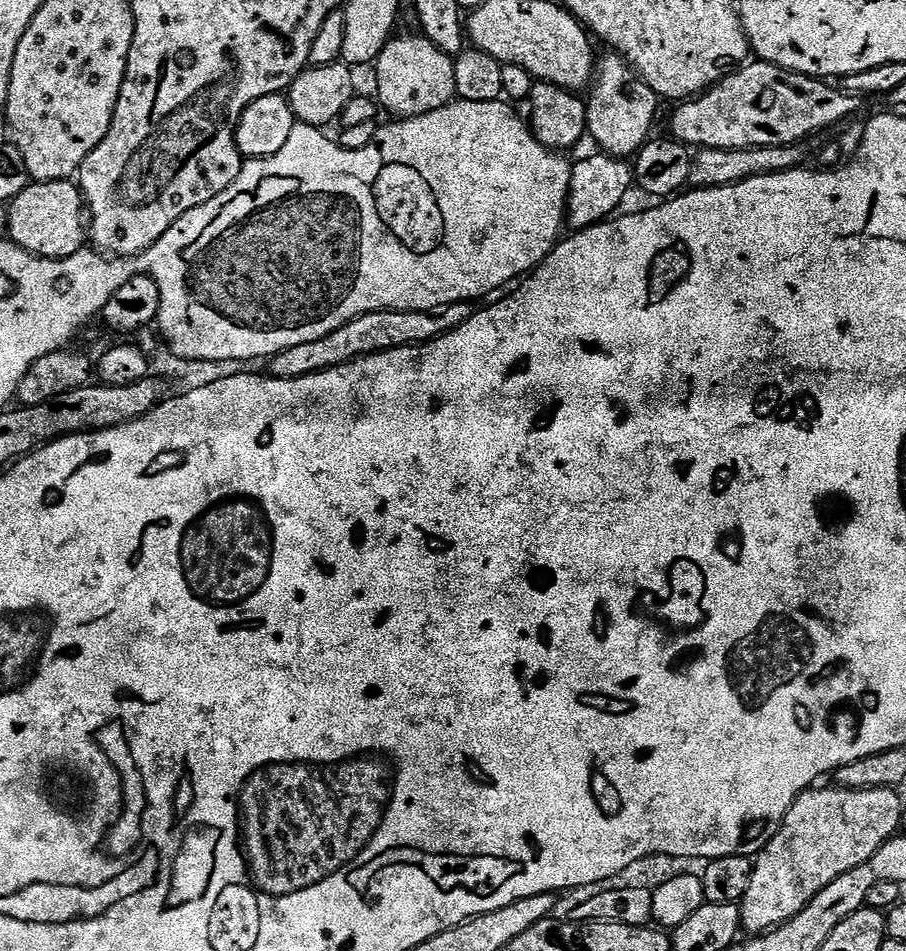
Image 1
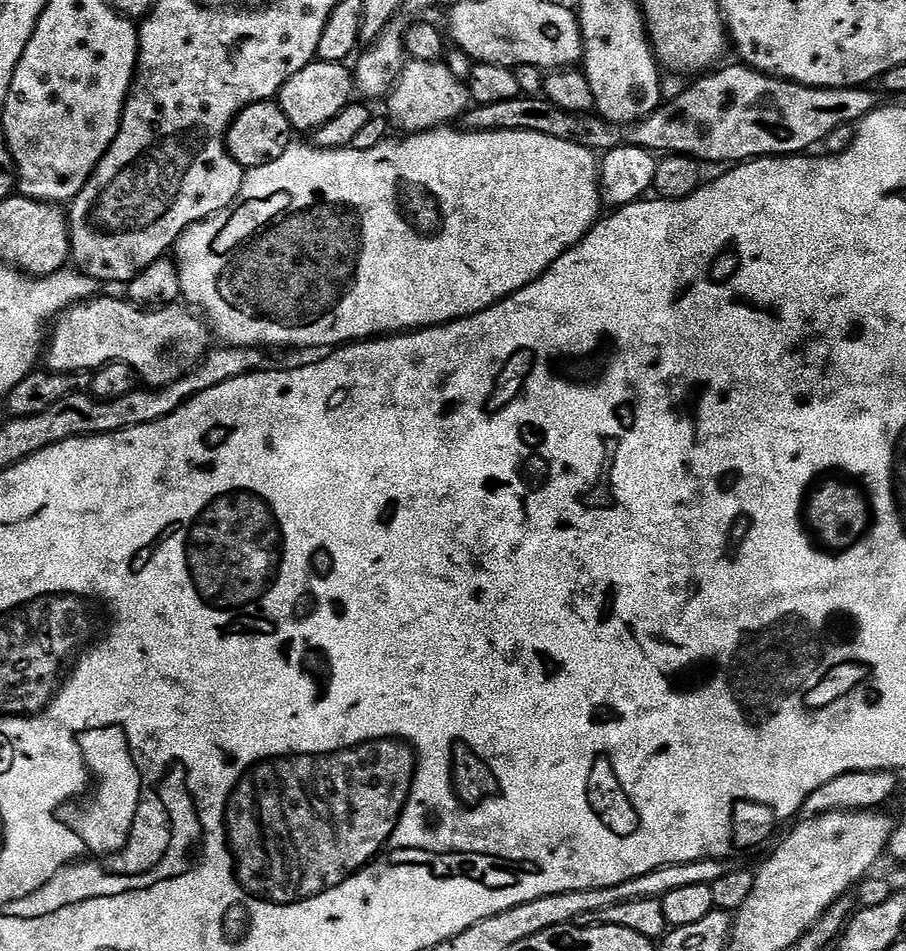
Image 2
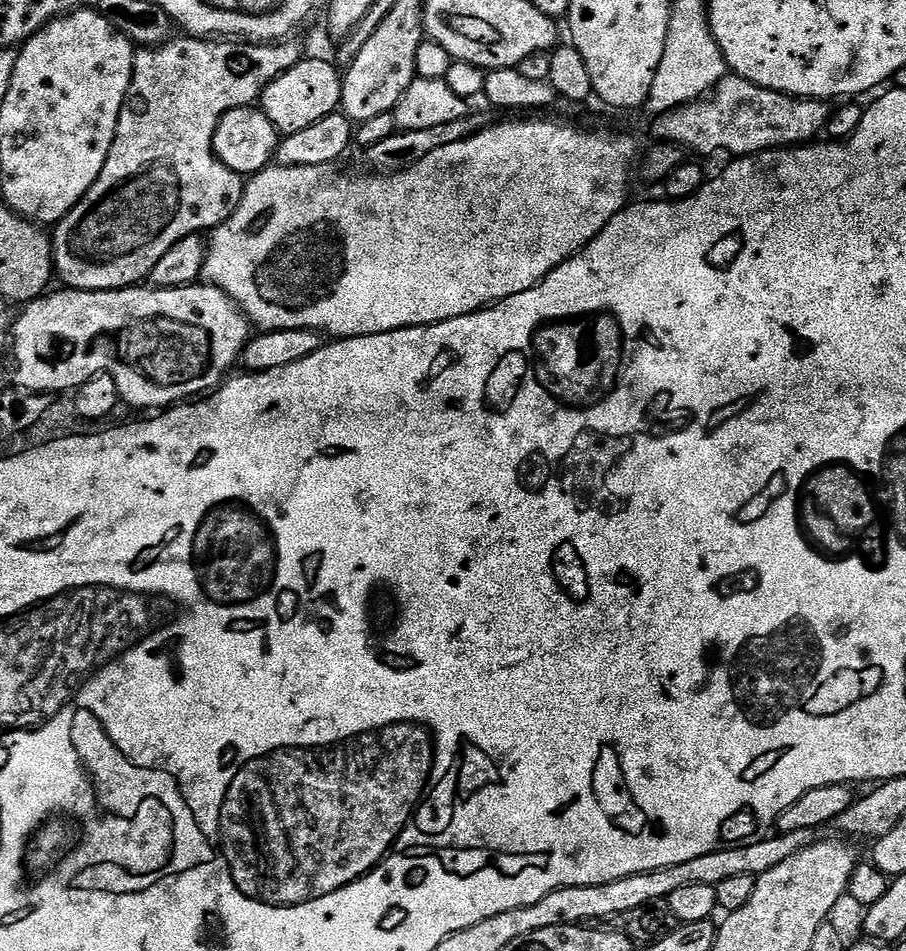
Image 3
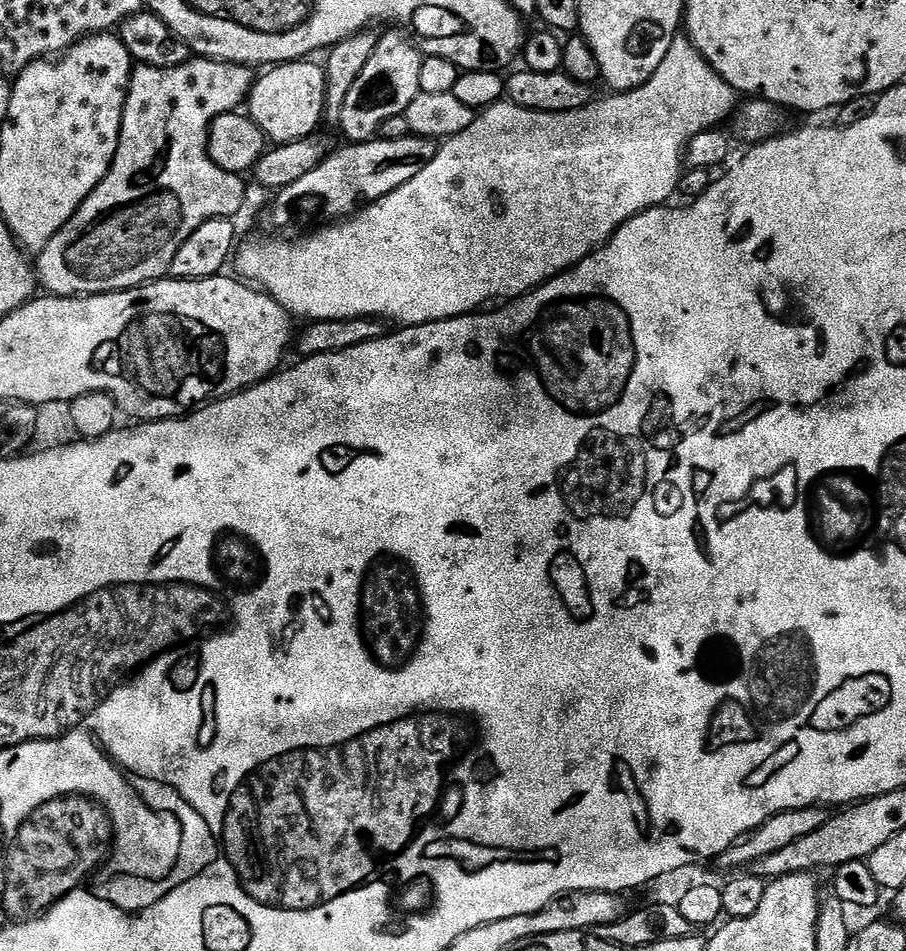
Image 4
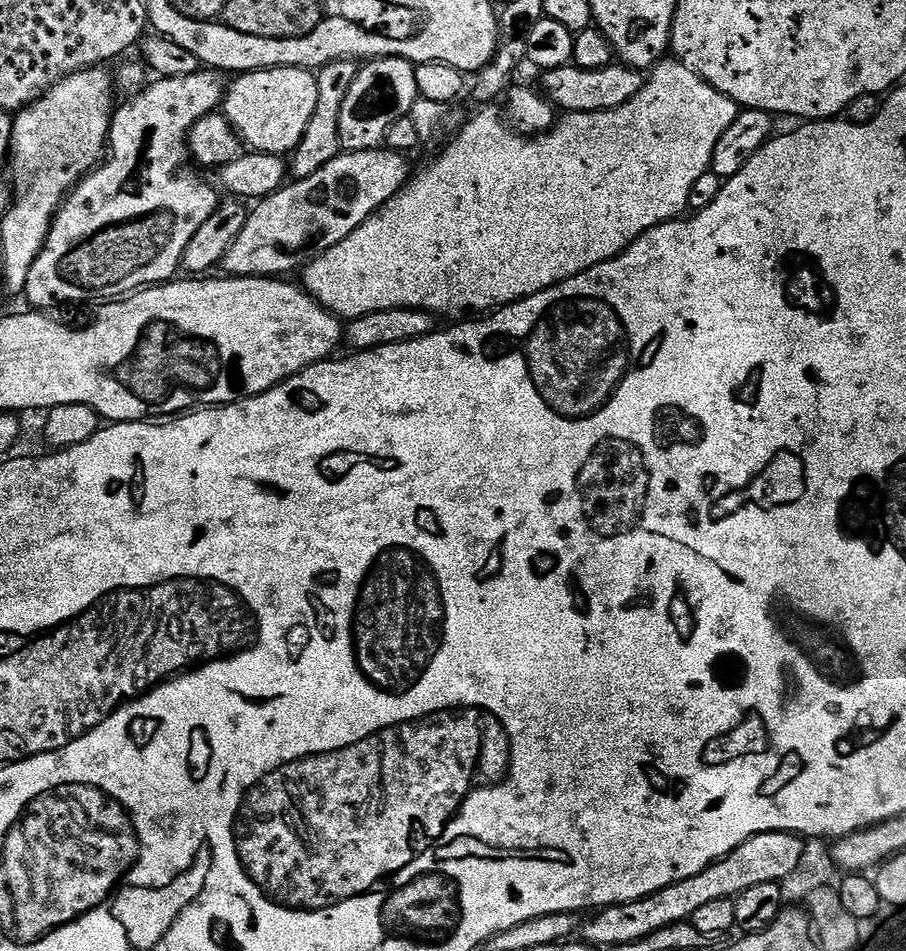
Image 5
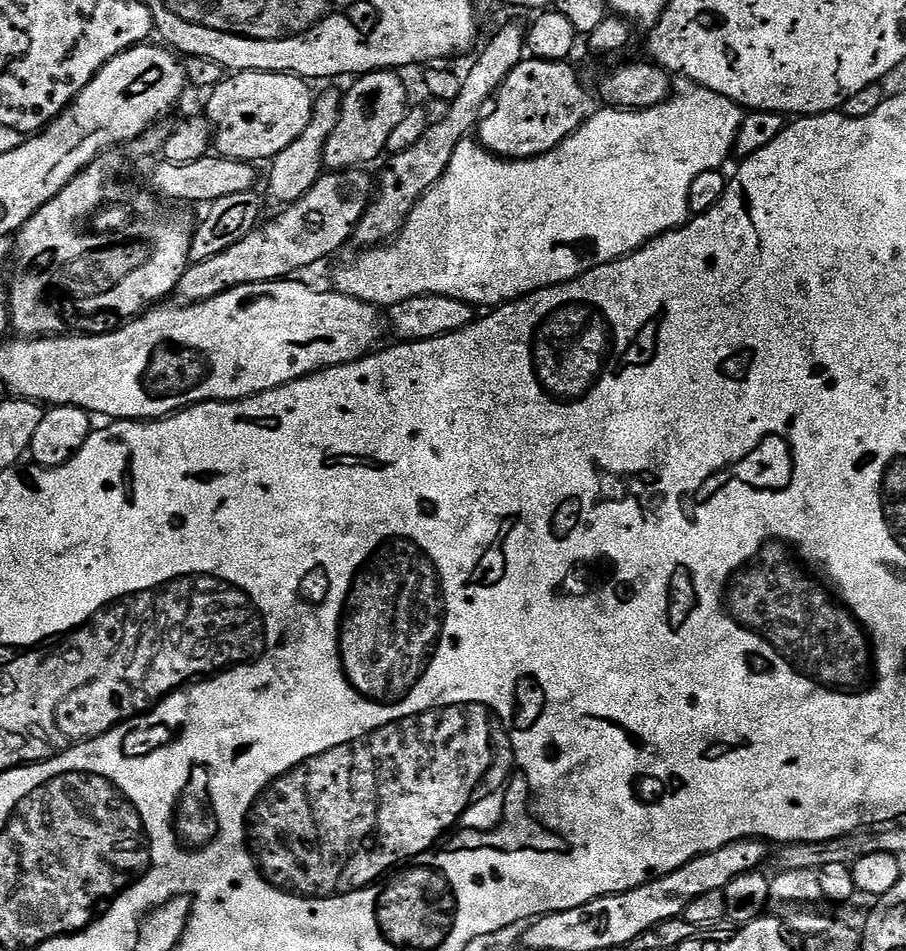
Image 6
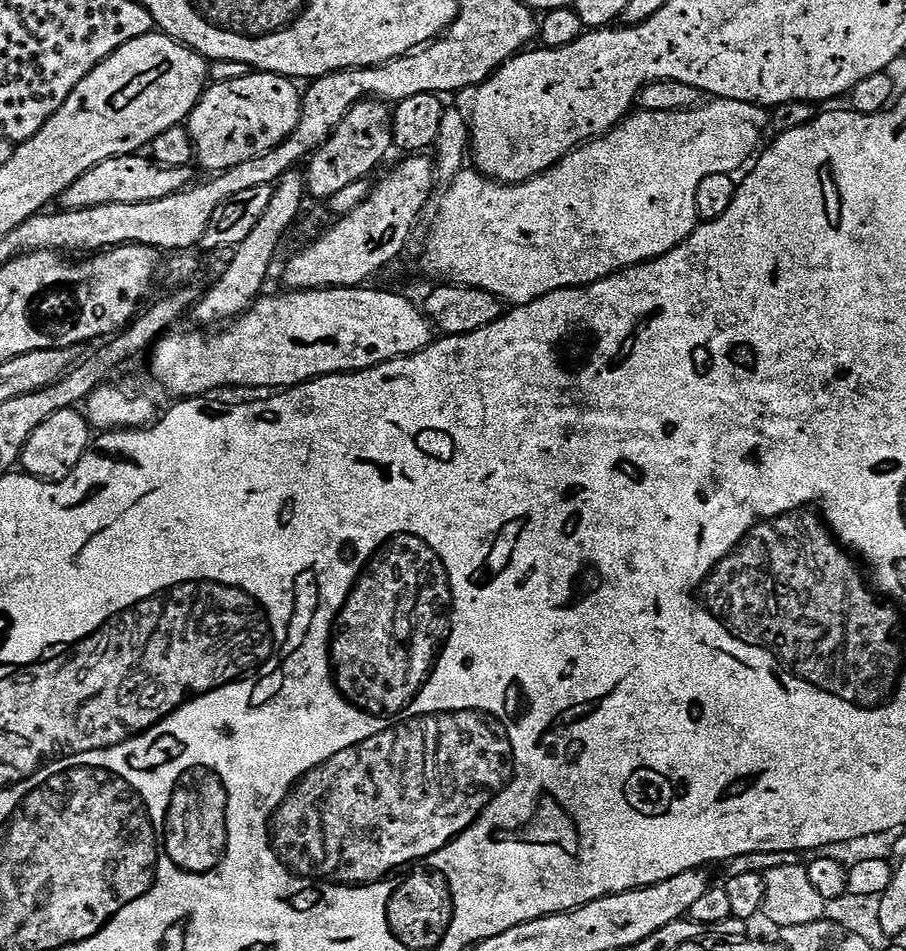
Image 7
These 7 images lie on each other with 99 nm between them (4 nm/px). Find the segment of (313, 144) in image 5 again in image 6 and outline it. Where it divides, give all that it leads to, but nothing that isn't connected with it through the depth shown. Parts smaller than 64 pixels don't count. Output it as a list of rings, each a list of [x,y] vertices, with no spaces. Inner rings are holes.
[[[328,88],[321,96],[319,93],[312,106],[310,122],[306,122],[306,130],[302,130],[302,134],[298,134],[298,138],[294,138],[294,142],[290,142],[286,150],[272,157],[270,161],[272,169],[268,172],[266,200],[267,203],[269,200],[273,204],[273,209],[283,210],[294,202],[298,202],[298,198],[302,198],[302,194],[306,194],[306,190],[310,190],[310,186],[314,186],[314,182],[318,182],[318,178],[324,175],[326,142],[330,142],[330,134],[334,134],[334,126],[338,126],[341,103],[341,89]]]

